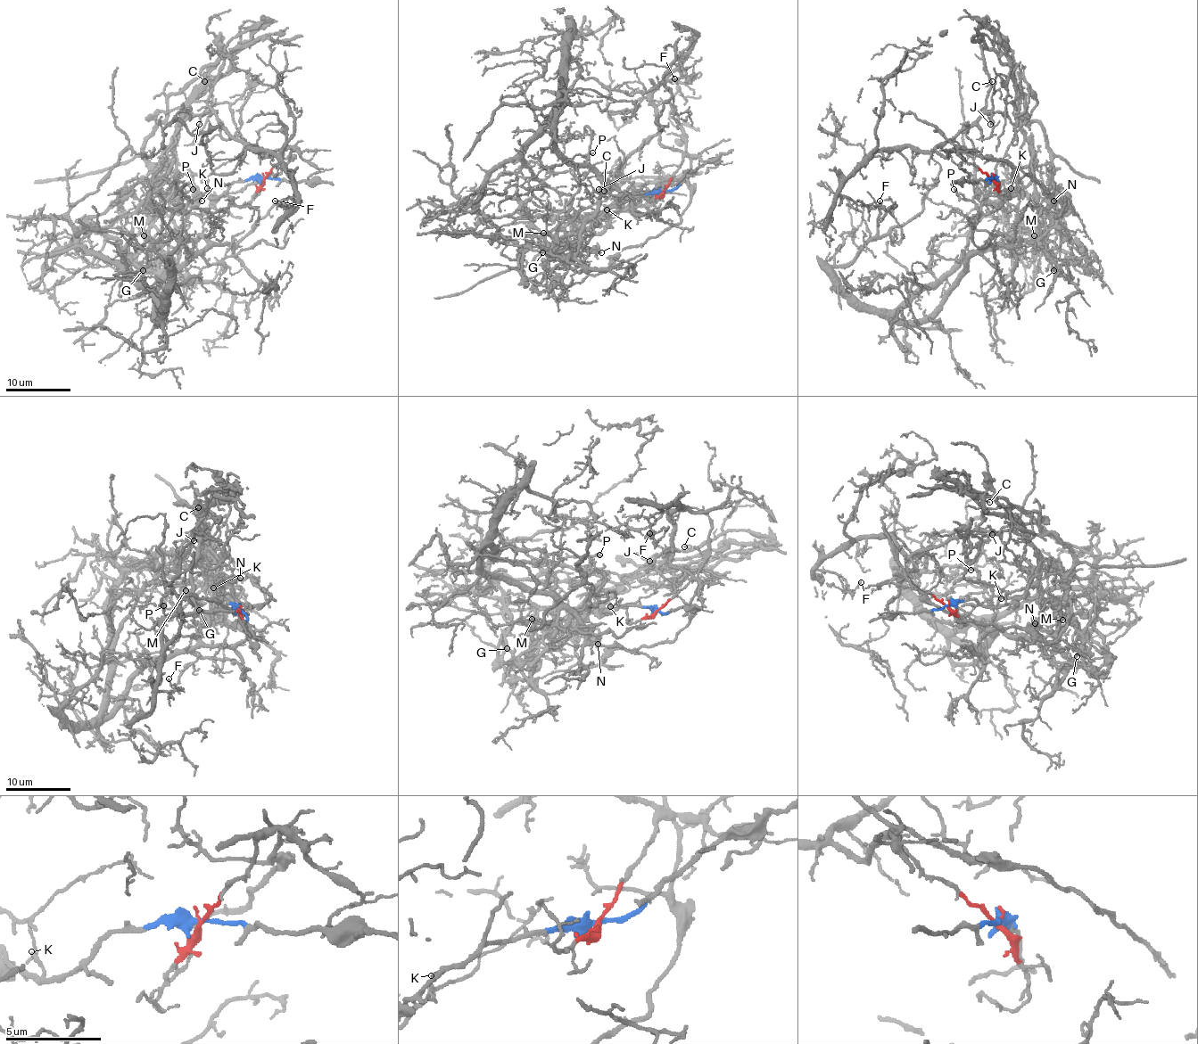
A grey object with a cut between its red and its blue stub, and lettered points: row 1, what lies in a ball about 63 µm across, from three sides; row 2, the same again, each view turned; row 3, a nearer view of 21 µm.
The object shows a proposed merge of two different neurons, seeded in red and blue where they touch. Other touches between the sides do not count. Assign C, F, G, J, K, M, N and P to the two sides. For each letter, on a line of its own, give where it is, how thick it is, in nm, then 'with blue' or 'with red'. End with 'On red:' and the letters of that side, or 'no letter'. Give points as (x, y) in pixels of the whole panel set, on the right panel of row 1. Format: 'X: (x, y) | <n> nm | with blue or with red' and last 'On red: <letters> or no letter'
C: (992, 81) | 110 nm | with red
F: (879, 201) | 130 nm | with red
G: (1053, 270) | 200 nm | with blue
J: (990, 124) | 110 nm | with red
K: (1011, 188) | 150 nm | with blue
M: (1034, 235) | 120 nm | with blue
N: (1053, 201) | 280 nm | with blue
P: (954, 189) | 120 nm | with blue
On red: C, F, J

